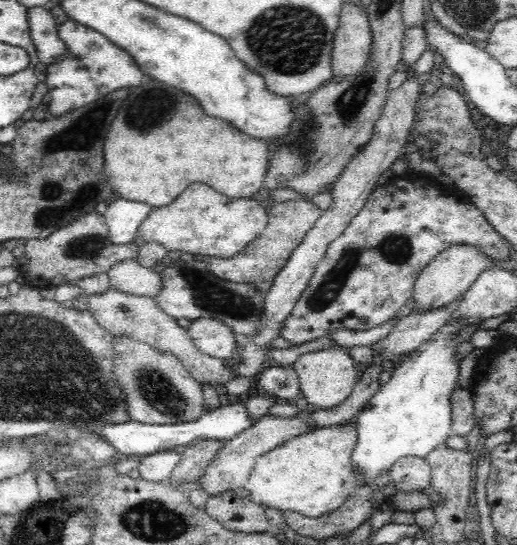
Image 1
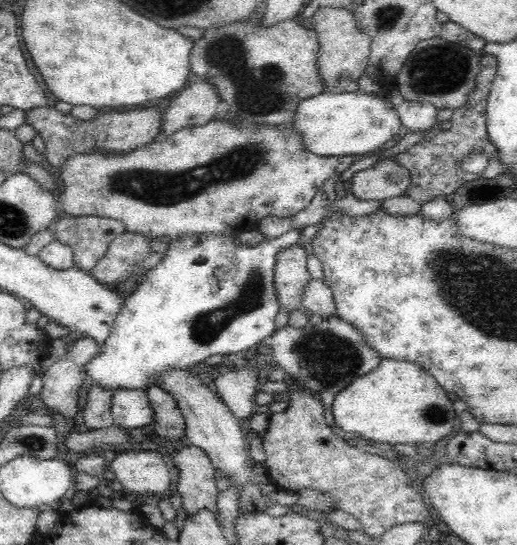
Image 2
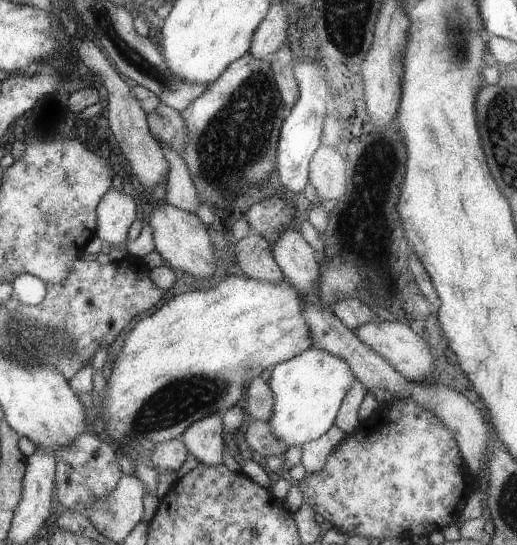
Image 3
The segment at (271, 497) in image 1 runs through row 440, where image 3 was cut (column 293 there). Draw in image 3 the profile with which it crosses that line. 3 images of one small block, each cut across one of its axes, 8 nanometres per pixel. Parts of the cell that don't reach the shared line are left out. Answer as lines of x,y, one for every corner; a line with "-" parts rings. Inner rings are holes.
236,270
229,272
221,282
207,290
192,290
174,296
162,308
158,308
154,314
138,322
135,328
126,336
122,352
120,352
112,372
108,374
110,378
107,383
107,394
102,402
104,411
100,415
104,415
109,430
102,437
110,440
115,446
125,446
127,441
135,445
139,438
151,440
154,444
163,443
164,441
171,443
173,439
181,436
193,422
209,417
214,413
219,413
220,410
233,407
240,399
244,398
248,385
263,370
266,370
266,368
272,369
277,364
290,360
293,356
312,346
313,338
308,323
303,317
304,307
303,298
289,282
289,278
284,277
281,281
261,281
250,278

